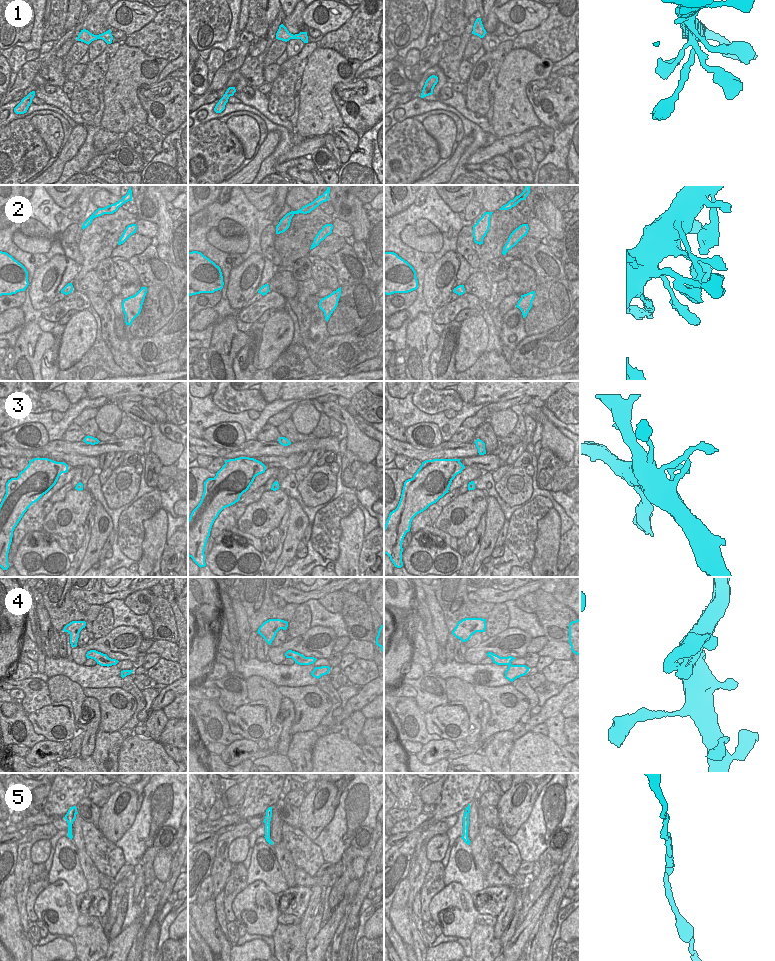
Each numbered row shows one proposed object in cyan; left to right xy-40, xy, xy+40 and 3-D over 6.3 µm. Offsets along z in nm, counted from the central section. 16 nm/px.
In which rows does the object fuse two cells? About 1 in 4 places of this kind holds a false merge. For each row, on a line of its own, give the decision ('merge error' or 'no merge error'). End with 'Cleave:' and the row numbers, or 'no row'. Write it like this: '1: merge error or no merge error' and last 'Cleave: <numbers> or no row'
1: no merge error
2: no merge error
3: no merge error
4: no merge error
5: no merge error
Cleave: no row

